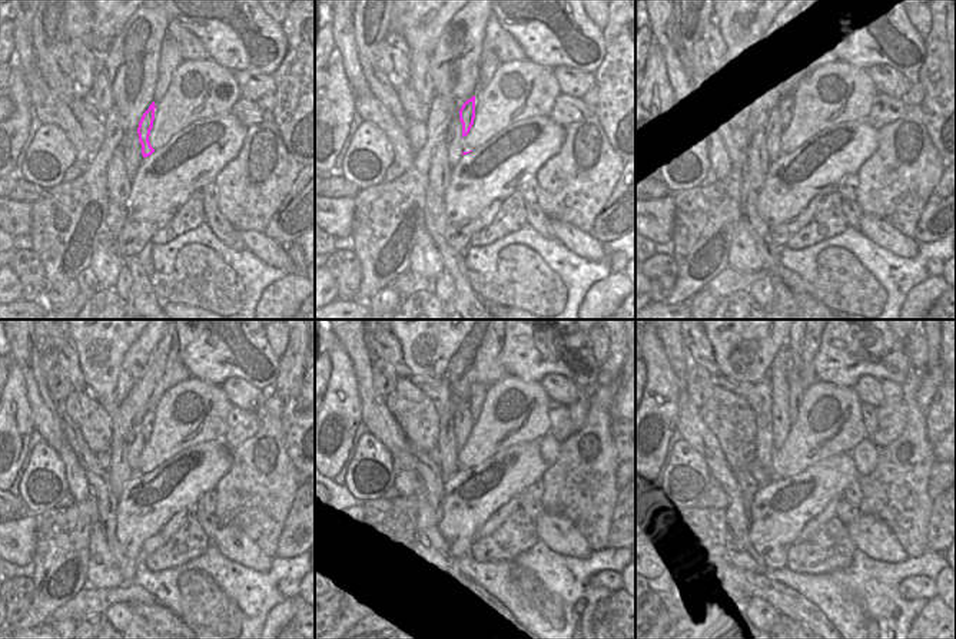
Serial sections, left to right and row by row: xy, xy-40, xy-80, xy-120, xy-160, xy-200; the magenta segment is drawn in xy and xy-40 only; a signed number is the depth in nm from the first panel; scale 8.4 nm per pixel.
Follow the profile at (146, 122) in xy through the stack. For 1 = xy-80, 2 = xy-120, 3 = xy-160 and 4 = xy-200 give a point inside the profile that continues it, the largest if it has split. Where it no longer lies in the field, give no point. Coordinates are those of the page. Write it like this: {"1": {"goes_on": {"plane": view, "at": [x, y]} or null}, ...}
{"1": {"goes_on": {"plane": "xy-80", "at": [787, 103]}}, "2": {"goes_on": {"plane": "xy-120", "at": [148, 423]}}, "3": {"goes_on": {"plane": "xy-160", "at": [477, 394]}}, "4": {"goes_on": {"plane": "xy-200", "at": [796, 387]}}}

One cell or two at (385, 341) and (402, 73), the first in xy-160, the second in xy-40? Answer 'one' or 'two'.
one

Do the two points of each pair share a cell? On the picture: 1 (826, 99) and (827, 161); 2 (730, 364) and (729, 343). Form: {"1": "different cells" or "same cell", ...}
{"1": "different cells", "2": "same cell"}

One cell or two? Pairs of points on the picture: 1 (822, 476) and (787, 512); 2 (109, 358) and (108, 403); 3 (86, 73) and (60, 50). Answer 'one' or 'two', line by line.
1: one
2: one
3: two

